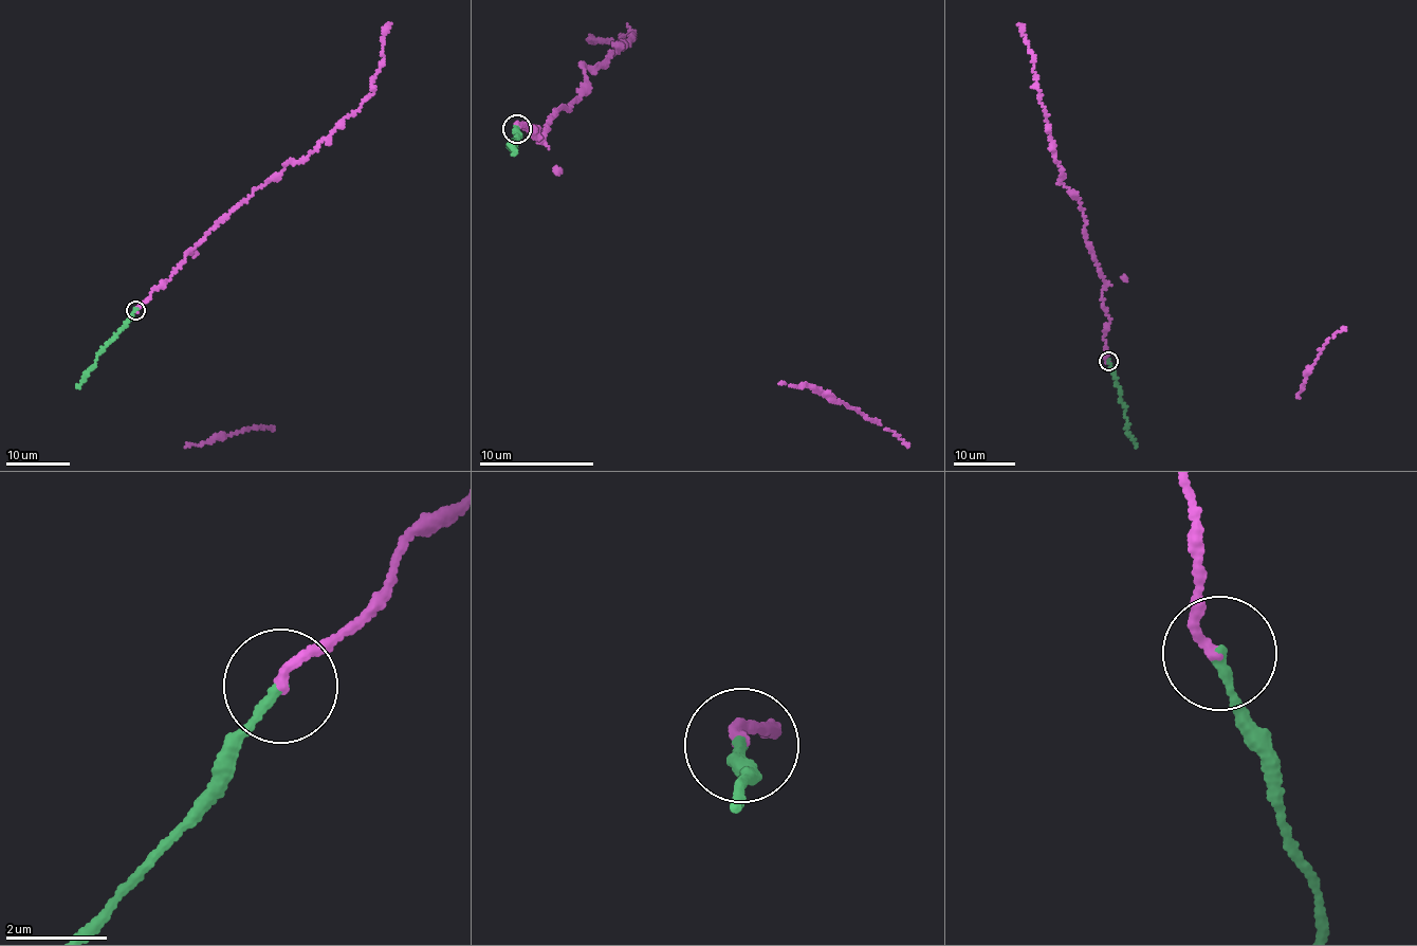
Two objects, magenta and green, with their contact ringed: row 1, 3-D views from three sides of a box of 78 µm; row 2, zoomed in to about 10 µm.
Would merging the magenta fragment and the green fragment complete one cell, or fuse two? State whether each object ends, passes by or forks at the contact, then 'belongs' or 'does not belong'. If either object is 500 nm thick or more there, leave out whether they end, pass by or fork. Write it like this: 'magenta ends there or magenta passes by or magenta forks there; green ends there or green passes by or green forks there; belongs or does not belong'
magenta ends there; green ends there; belongs

